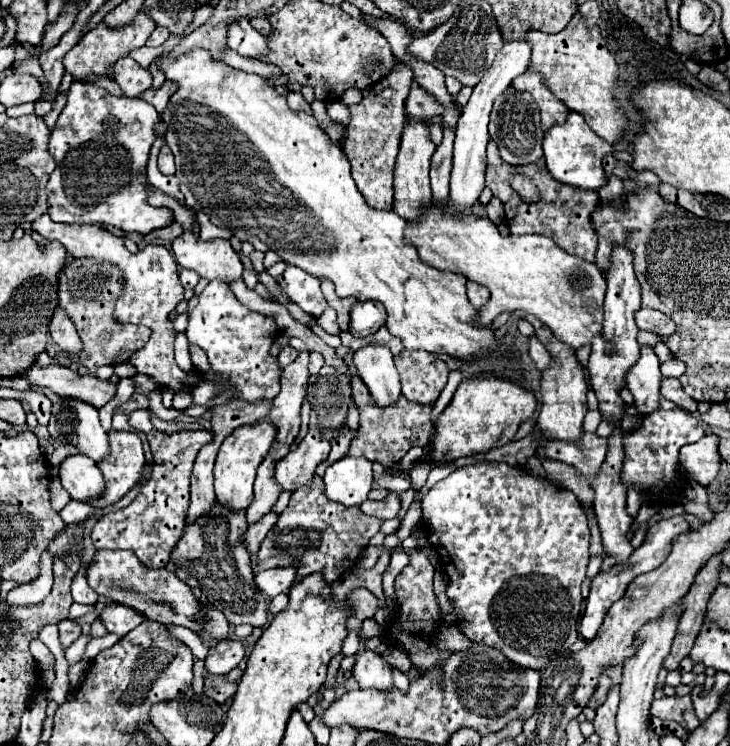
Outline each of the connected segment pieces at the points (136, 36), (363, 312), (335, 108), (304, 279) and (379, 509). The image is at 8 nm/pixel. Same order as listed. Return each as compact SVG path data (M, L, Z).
M139 9L135 19L129 23L129 25L121 25L117 29L113 27L107 27L103 21L99 25L95 25L89 33L85 33L81 37L81 41L63 57L63 65L65 65L65 71L69 71L75 79L85 79L89 75L105 75L107 67L113 65L117 59L129 55L131 49L137 49L137 47L143 47L145 41L149 39L151 31L155 29L155 21L143 11Z
M363 301L351 307L349 331L355 337L369 337L385 325L385 307L377 301Z
M335 101L335 103L329 103L327 105L327 115L333 123L339 123L339 125L347 125L349 123L349 111L343 103Z
M289 265L279 277L277 283L283 287L283 291L311 317L319 317L323 309L327 307L327 301L321 293L321 281L303 269L297 269Z
M389 493L383 501L371 501L371 499L367 499L361 505L363 513L373 515L377 519L393 519L393 517L397 517L399 509L401 509L401 501L399 501L397 493Z

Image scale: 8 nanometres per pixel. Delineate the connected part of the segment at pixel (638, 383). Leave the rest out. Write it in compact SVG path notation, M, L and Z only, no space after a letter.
M641 345L641 355L637 363L627 371L625 381L635 397L635 407L639 409L639 413L647 415L659 409L661 371L659 371L659 359L651 345Z

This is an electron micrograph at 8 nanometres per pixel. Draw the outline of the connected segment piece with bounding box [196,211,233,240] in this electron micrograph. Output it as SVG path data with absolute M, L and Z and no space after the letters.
M202 211L196 212L196 218L200 225L200 238L202 240L209 240L213 238L223 238L229 240L233 233L229 229L221 229L213 225L208 219L207 215Z

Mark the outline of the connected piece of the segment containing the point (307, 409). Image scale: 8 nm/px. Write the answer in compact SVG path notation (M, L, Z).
M305 399L302 404L301 412L300 412L300 416L301 416L300 430L295 439L295 443L297 443L297 445L301 443L301 441L307 434L309 420L310 420L310 413L311 413L311 404Z

